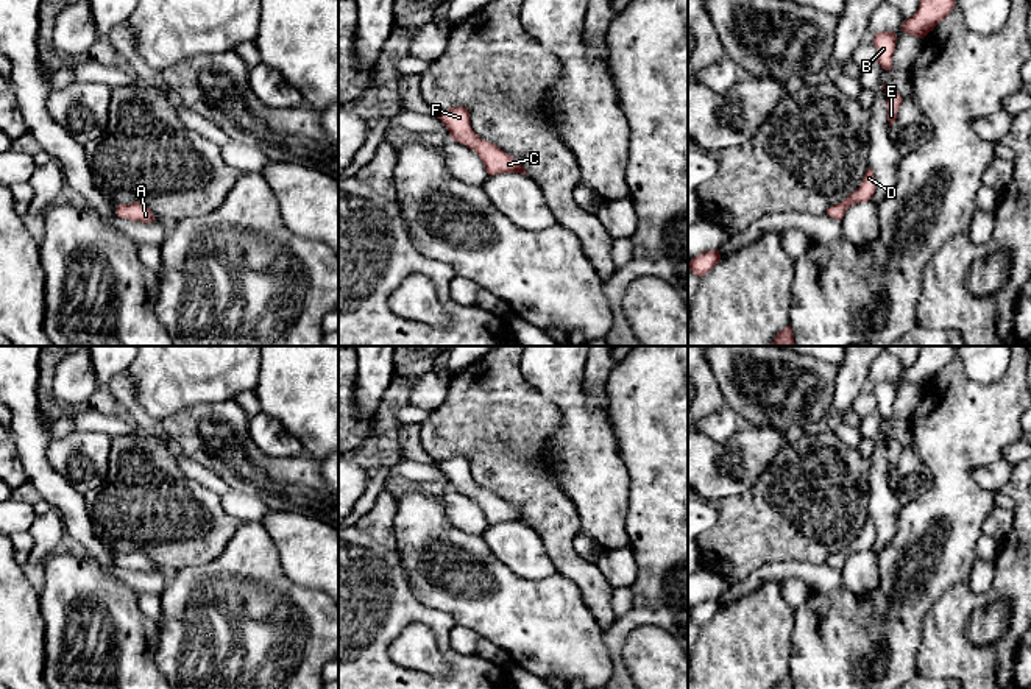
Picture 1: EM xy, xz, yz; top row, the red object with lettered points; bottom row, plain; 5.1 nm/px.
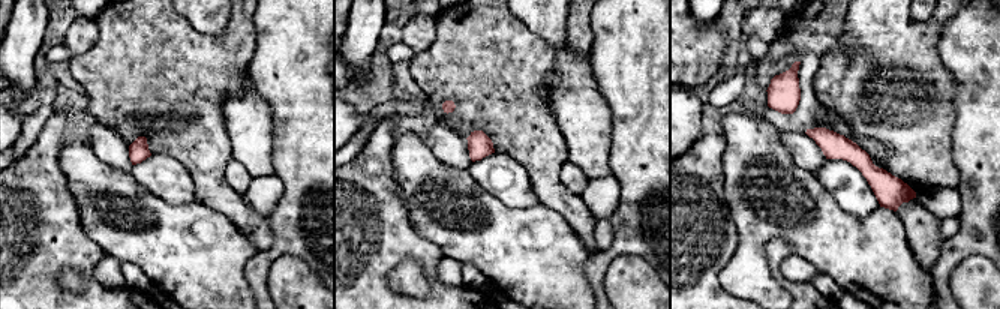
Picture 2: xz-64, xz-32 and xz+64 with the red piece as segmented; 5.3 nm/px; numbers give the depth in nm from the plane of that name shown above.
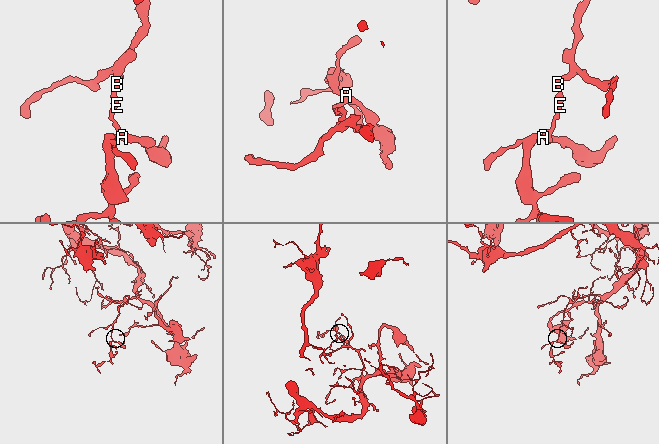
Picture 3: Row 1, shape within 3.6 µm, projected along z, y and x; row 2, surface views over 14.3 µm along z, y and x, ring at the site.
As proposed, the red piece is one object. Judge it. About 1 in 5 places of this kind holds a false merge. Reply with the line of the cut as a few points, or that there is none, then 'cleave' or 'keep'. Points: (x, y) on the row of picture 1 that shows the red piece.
no cut | keep

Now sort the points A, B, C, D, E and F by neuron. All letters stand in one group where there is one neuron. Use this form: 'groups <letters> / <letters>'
groups A B C D E F

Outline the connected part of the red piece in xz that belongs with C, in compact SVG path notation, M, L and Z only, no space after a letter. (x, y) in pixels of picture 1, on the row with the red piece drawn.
M463 106L451 108L437 115L451 139L474 150L490 176L499 173L524 173L526 168L498 145L482 140L471 128L469 111Z

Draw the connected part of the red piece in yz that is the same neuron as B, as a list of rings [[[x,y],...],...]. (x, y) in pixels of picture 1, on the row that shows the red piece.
[[[881,31],[877,33],[872,41],[877,48],[877,62],[881,65],[881,69],[892,70],[897,34],[894,31]]]

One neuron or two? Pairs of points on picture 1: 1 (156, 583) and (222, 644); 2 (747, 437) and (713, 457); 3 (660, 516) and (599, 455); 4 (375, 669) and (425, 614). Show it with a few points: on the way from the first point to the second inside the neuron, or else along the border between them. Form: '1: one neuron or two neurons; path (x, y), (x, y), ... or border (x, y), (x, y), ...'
1: two neurons; border (166, 575), (166, 585), (159, 596)
2: one neuron; path (740, 445), (727, 457), (721, 457)
3: two neurons; border (620, 449), (629, 477), (626, 521)
4: one neuron; path (375, 650), (375, 644), (406, 614)

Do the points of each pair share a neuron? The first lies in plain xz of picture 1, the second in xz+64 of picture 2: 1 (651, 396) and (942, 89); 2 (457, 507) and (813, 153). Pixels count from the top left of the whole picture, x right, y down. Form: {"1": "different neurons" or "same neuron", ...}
{"1": "different neurons", "2": "same neuron"}

